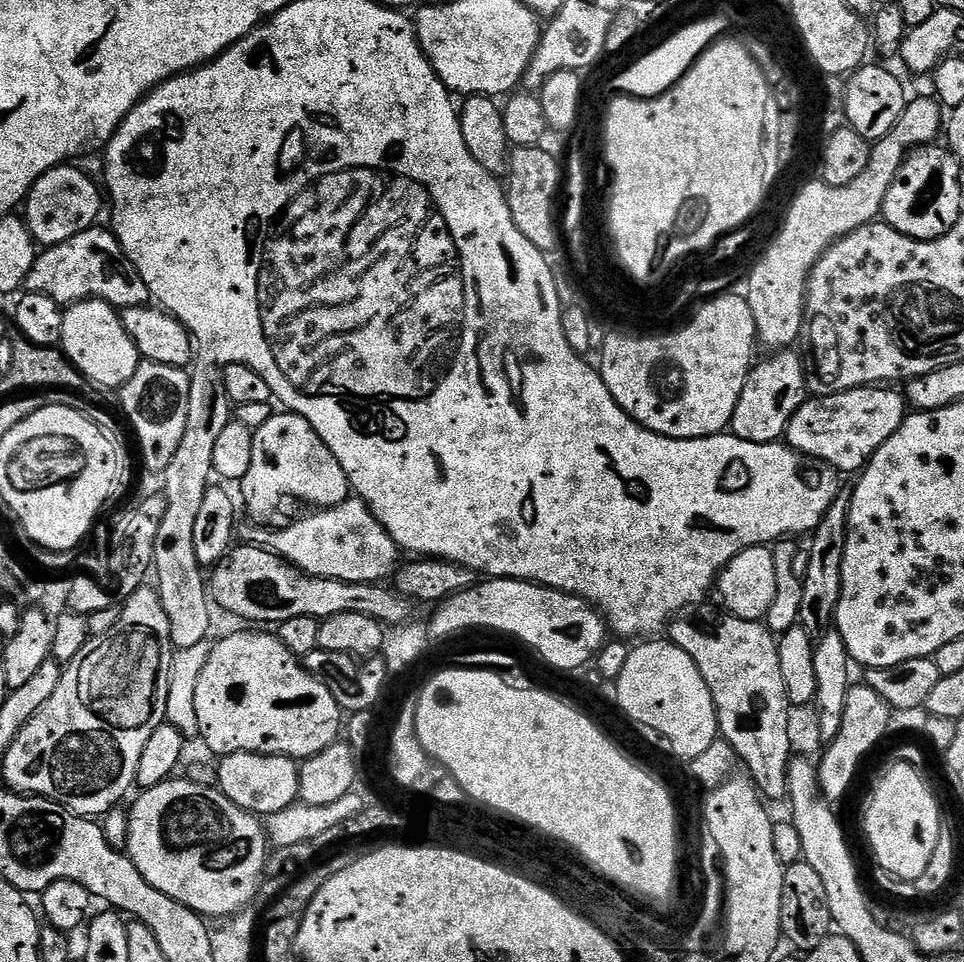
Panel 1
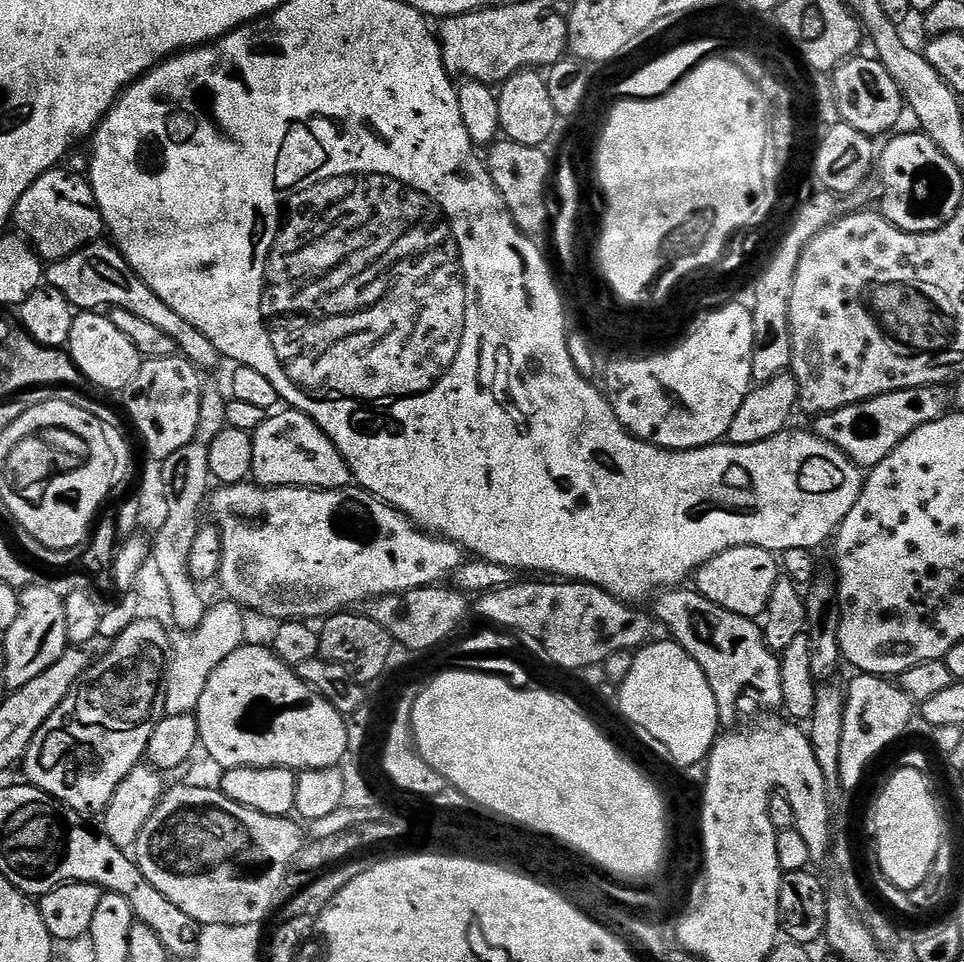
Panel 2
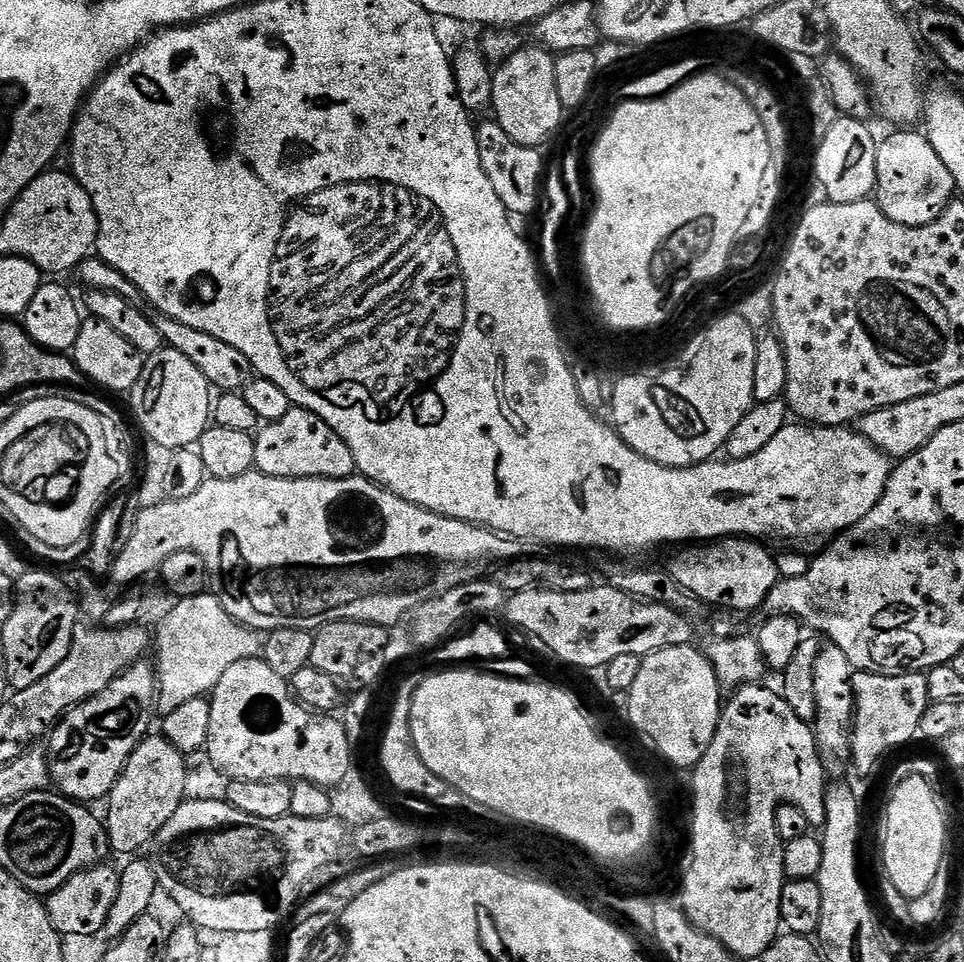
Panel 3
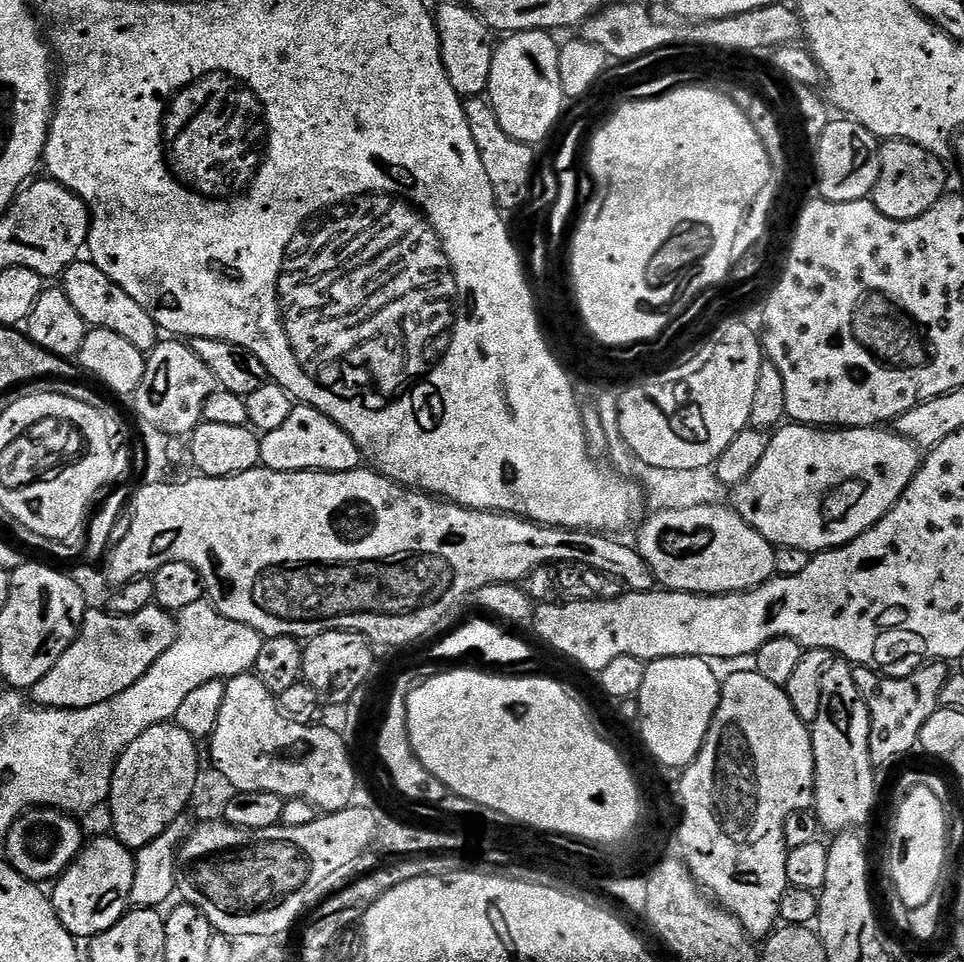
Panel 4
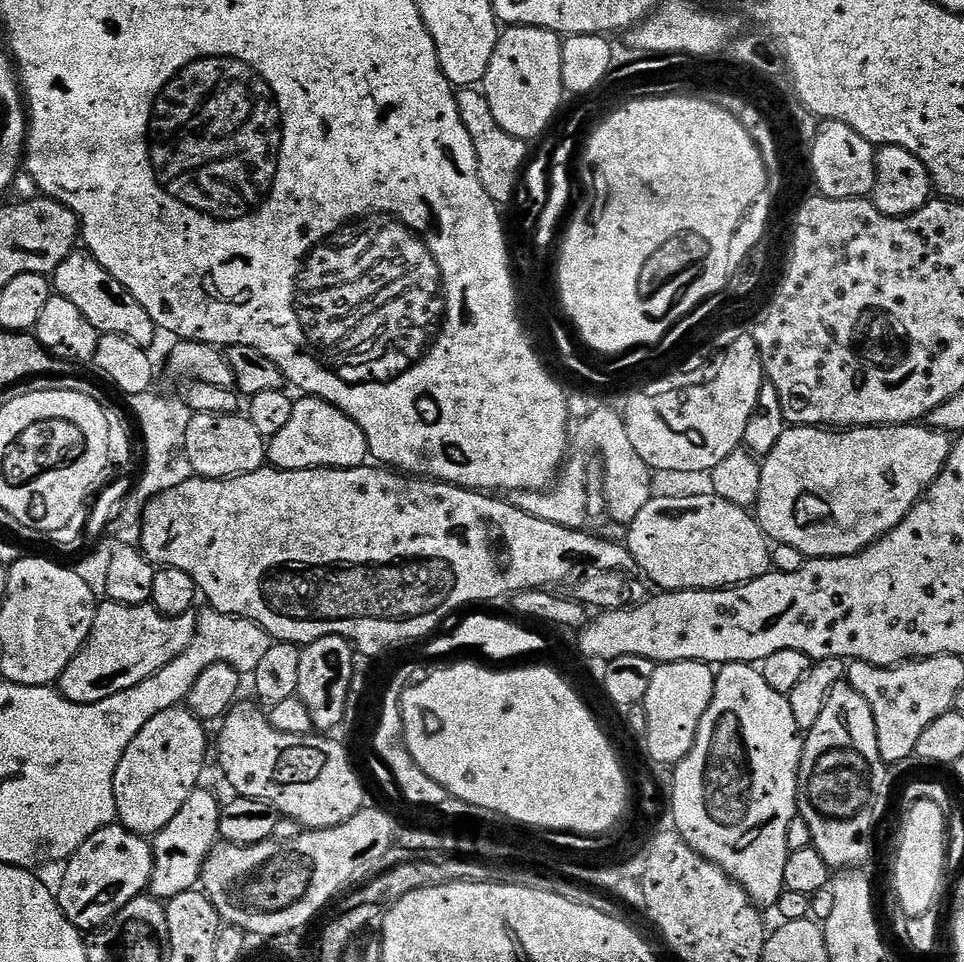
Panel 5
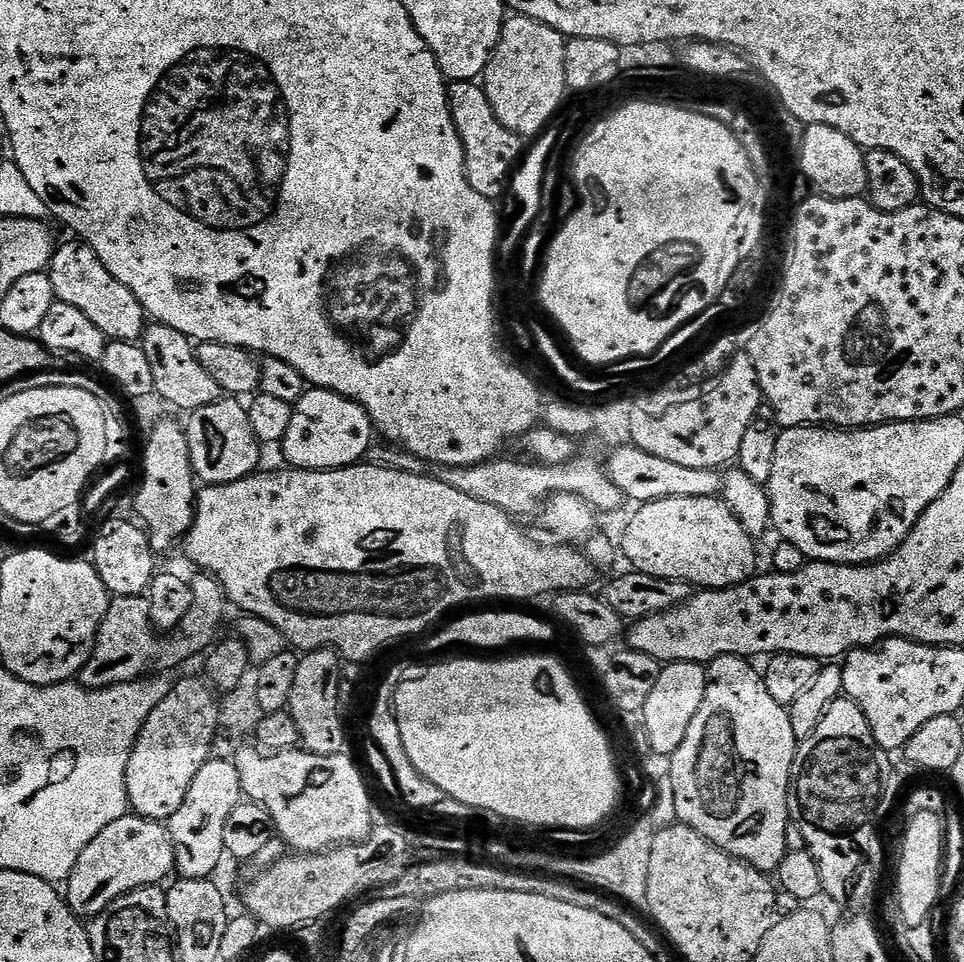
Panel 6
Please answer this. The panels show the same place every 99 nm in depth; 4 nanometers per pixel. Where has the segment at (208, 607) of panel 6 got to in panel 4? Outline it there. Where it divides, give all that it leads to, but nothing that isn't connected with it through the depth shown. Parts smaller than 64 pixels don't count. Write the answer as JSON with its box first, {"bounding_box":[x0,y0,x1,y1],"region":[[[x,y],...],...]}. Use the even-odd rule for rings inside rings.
{"bounding_box":[30,606,176,708],"region":[[[100,606],[89,607],[76,641],[62,658],[58,658],[50,673],[30,690],[31,699],[45,708],[98,706],[98,702],[106,702],[130,690],[130,686],[134,686],[134,682],[138,682],[170,646],[174,646],[175,637],[176,616],[159,606],[125,616],[116,616]]]}

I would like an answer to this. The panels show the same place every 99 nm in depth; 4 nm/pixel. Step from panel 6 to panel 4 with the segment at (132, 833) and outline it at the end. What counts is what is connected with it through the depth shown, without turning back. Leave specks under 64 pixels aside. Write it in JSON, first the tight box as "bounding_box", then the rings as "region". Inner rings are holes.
{"bounding_box":[50,834,135,938],"region":[[[105,834],[93,840],[91,837],[50,888],[52,905],[62,926],[66,926],[66,930],[77,938],[91,938],[110,930],[110,926],[129,911],[135,865],[133,849],[118,842],[115,836]]]}

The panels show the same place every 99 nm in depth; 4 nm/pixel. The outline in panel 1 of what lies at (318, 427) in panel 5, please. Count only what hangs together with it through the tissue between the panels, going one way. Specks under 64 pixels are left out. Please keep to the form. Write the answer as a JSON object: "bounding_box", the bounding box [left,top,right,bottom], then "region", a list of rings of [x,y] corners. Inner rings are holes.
{"bounding_box":[238,410,349,525],"region":[[[287,410],[277,411],[266,426],[253,431],[252,437],[254,458],[250,461],[250,470],[246,470],[244,479],[239,481],[238,488],[244,495],[249,514],[258,523],[275,525],[276,511],[283,500],[305,500],[321,509],[333,508],[349,499],[346,470],[338,466],[338,458],[330,454],[326,442],[318,438],[314,426],[310,426],[306,418]]]}

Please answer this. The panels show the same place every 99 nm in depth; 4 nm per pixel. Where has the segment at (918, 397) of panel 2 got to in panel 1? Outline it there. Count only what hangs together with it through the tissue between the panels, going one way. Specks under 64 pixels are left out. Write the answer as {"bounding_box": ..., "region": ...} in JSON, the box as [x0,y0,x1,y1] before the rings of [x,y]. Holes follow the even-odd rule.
{"bounding_box":[788,386,909,474],"region":[[[869,386],[805,400],[788,423],[788,447],[793,452],[826,462],[841,474],[859,473],[909,415],[905,393],[896,390],[892,386]]]}

